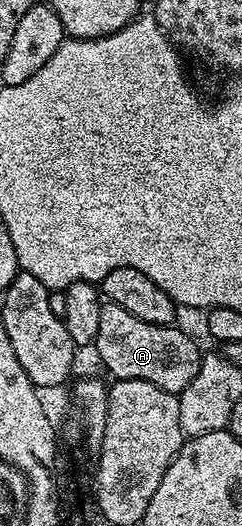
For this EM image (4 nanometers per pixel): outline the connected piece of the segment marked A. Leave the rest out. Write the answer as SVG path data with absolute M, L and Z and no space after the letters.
M105 301L99 311L99 335L95 342L97 357L105 364L110 378L118 381L143 379L155 383L155 387L163 387L163 391L179 395L187 383L199 375L203 353L183 330L177 328L143 323L143 319L135 319L131 311L123 311L123 307Z

